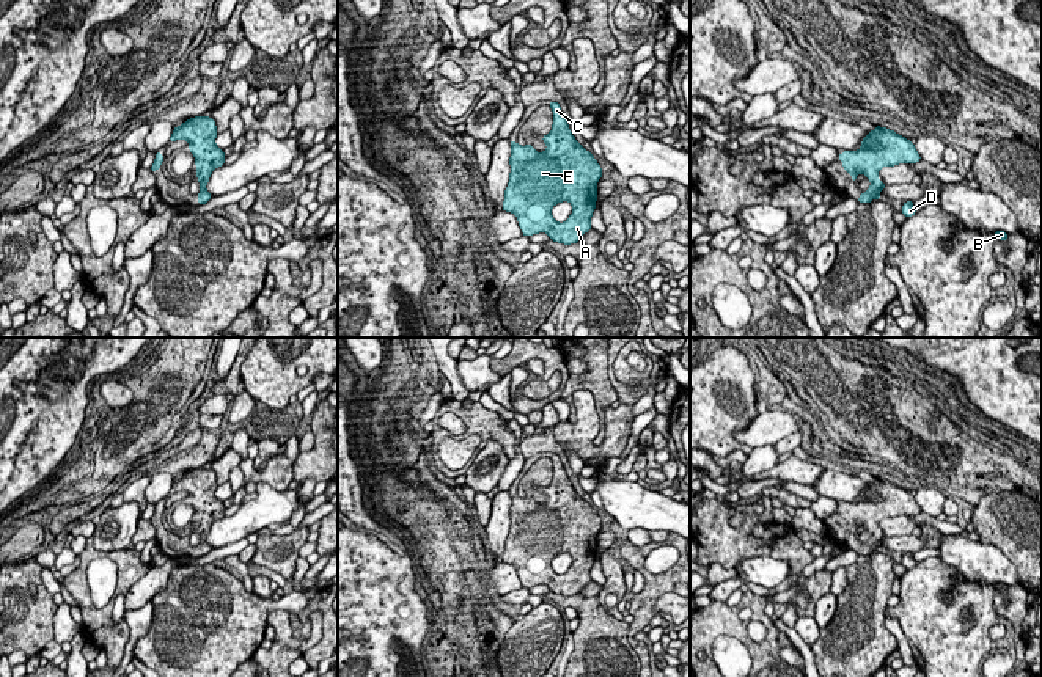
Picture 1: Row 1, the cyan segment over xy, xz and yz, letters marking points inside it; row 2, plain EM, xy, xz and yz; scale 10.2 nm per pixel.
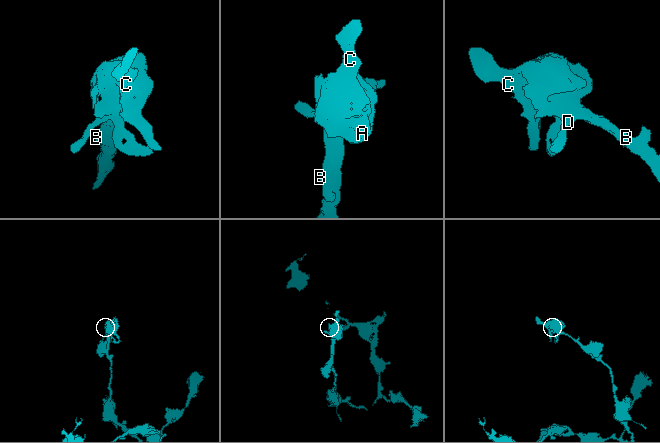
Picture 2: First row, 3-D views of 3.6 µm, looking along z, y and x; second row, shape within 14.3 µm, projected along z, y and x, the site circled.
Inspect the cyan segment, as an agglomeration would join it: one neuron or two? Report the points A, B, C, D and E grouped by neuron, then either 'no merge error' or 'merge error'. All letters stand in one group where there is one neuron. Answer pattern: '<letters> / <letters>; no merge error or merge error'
A B C D E; no merge error

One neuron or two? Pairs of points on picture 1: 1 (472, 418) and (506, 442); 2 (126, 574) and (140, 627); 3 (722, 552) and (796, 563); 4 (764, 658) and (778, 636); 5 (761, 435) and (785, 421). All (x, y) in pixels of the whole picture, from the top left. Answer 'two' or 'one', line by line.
1: one
2: two
3: one
4: one
5: one

